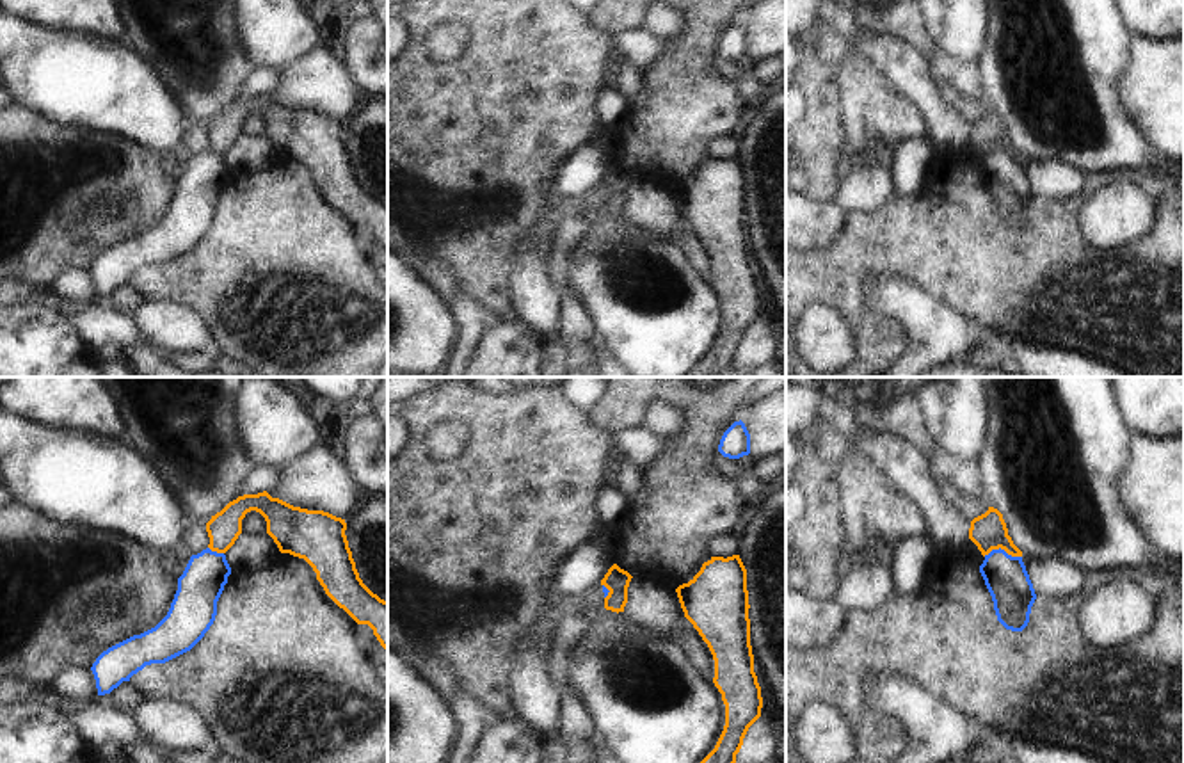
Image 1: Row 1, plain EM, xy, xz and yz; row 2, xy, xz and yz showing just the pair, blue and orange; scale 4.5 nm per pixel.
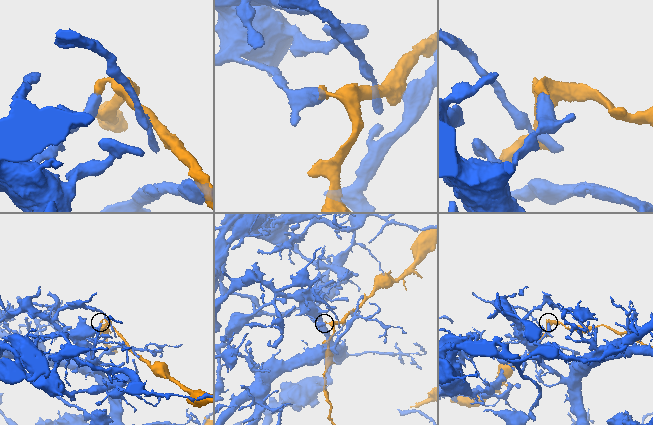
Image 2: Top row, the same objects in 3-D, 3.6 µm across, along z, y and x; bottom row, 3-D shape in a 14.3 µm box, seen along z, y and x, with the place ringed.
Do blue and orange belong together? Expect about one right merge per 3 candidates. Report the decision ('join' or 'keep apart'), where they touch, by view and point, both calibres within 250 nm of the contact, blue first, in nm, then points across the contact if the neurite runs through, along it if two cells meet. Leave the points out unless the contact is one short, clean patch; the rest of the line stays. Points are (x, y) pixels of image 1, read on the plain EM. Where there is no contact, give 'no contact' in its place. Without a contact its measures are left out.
keep apart | yz (1003, 152) | 190/160 nm

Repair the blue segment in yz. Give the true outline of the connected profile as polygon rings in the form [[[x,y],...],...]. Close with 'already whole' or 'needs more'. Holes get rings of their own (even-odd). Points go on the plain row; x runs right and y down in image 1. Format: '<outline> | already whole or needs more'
[[[1001,149],[992,151],[985,157],[980,174],[992,197],[997,222],[1006,231],[1022,233],[1036,201],[1022,158],[1012,158]]] | already whole

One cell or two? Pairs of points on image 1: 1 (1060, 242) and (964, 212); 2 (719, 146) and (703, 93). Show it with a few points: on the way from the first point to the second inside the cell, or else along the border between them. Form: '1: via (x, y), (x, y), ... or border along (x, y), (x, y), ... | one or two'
1: via (1037, 242), (994, 242), (987, 235) | one
2: border along (729, 136), (719, 136), (712, 143), (710, 157) | two

